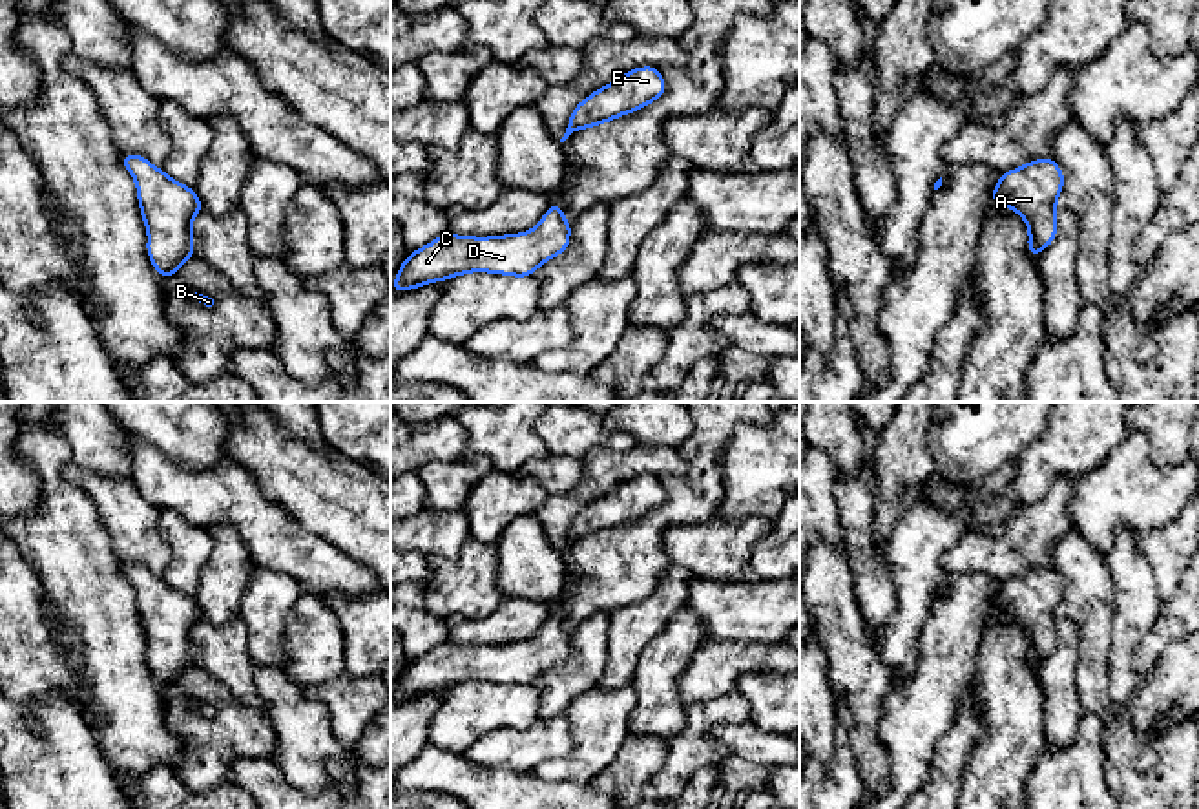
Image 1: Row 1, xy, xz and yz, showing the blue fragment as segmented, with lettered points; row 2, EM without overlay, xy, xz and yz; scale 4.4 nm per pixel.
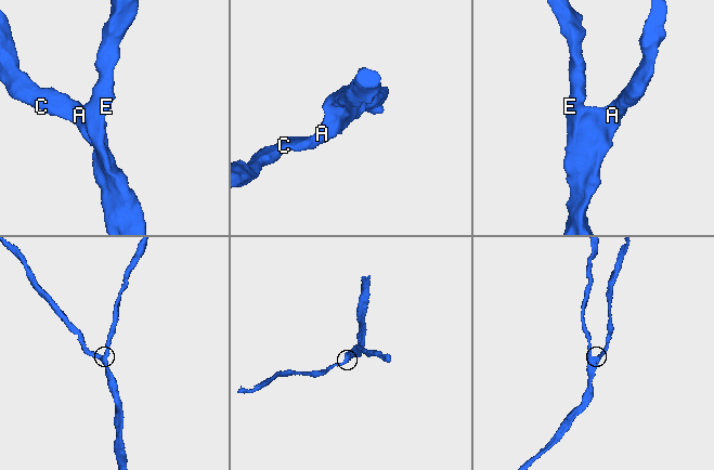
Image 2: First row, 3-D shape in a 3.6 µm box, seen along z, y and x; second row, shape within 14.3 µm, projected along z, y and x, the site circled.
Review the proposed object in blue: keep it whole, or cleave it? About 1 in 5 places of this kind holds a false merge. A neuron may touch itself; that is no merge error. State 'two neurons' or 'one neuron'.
one neuron

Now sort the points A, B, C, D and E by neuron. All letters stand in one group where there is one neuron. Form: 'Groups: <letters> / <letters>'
Groups: A B C D E

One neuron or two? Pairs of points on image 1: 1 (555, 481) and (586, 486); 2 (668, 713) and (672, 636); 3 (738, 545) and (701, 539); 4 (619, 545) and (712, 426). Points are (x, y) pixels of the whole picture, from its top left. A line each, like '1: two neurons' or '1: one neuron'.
1: two neurons
2: one neuron
3: one neuron
4: one neuron

